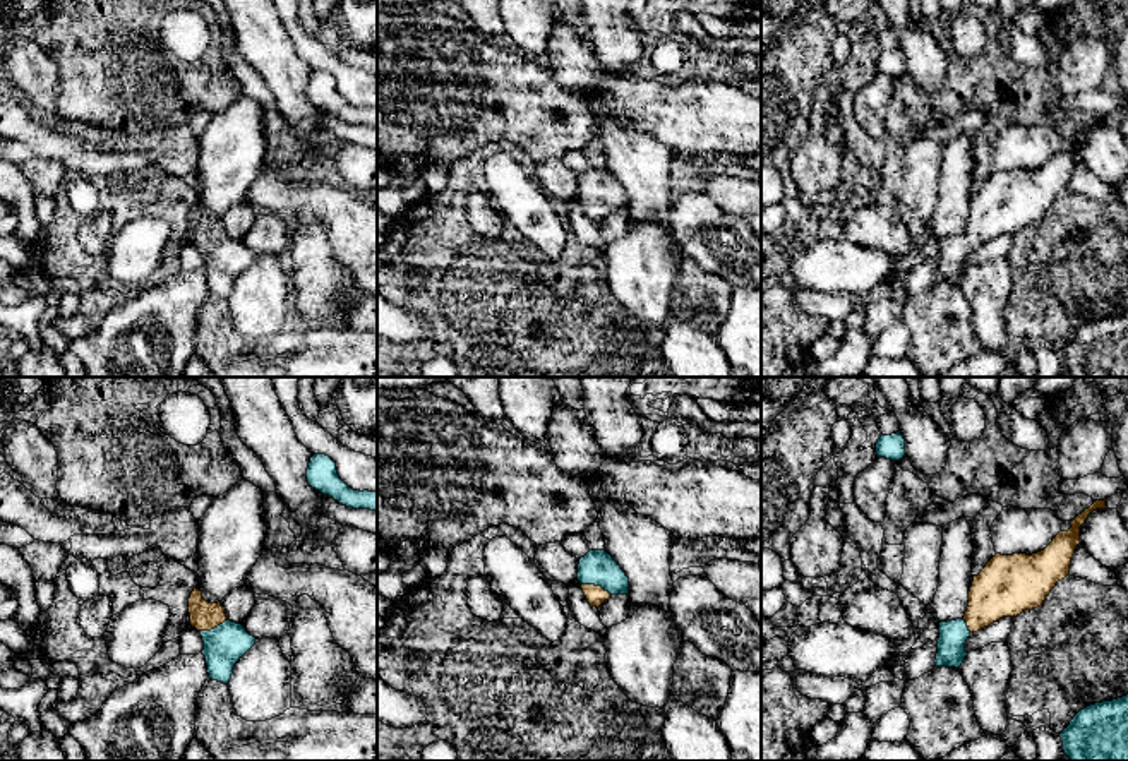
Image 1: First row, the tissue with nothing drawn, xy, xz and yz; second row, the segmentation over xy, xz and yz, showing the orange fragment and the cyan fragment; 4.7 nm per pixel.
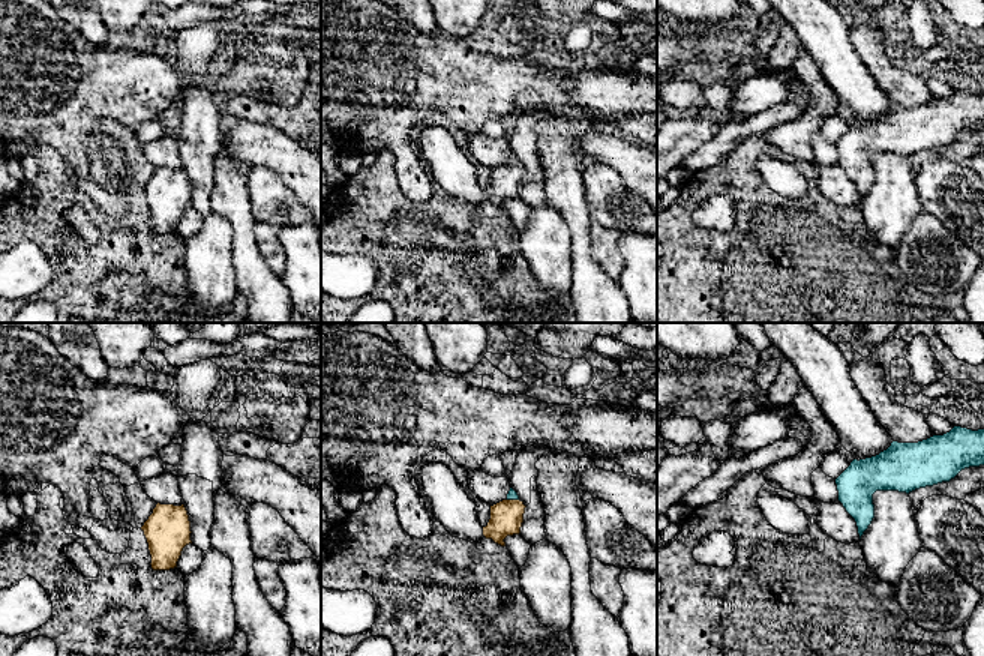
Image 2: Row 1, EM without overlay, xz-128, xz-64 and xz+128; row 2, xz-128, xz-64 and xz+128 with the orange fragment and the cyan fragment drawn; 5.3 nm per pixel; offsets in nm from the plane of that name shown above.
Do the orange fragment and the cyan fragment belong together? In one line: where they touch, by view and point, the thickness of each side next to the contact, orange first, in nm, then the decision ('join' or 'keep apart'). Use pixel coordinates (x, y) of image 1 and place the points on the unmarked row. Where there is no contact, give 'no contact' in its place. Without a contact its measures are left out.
xz (597, 203) | 90/160 nm | join

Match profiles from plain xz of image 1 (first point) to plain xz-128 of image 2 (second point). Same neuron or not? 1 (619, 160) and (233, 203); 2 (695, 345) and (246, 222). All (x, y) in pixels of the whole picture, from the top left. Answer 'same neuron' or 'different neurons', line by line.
1: same neuron
2: same neuron

